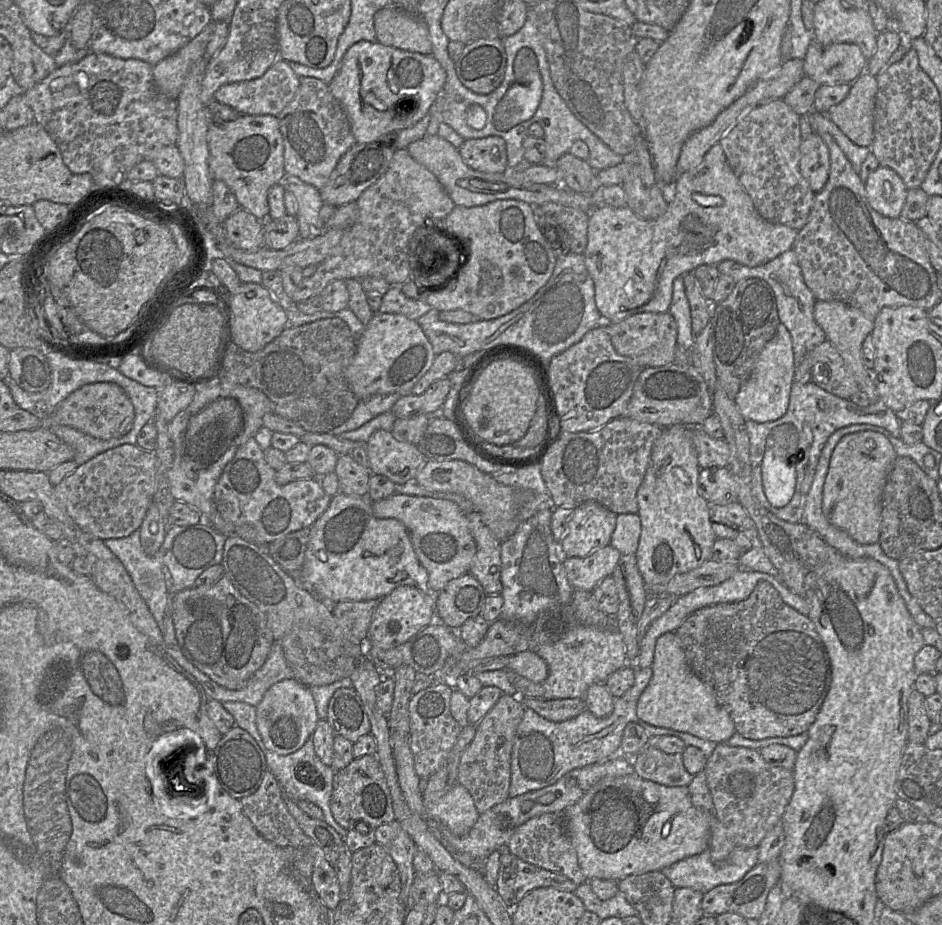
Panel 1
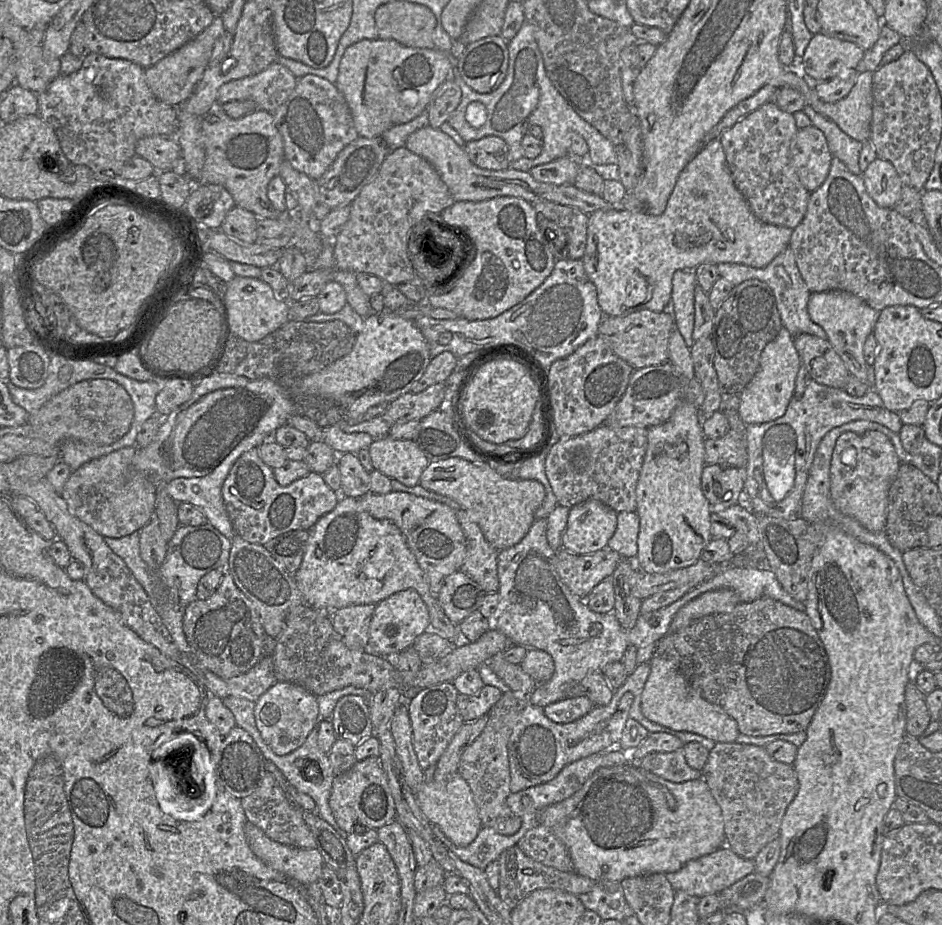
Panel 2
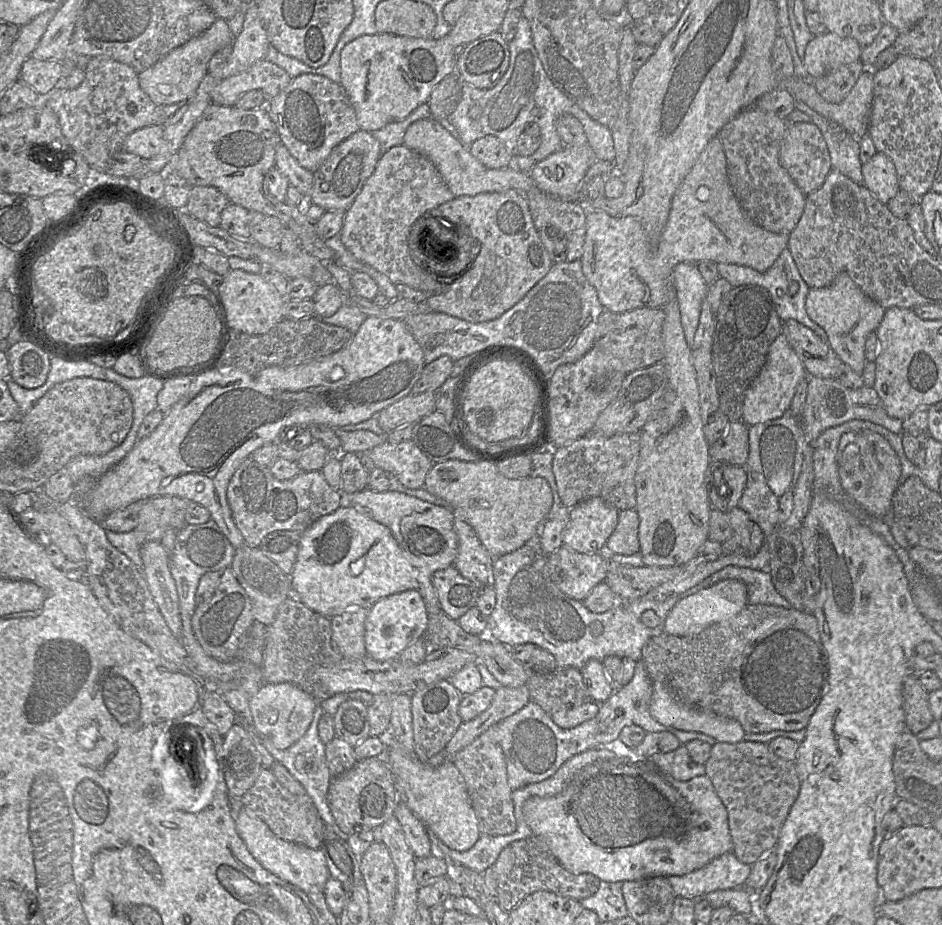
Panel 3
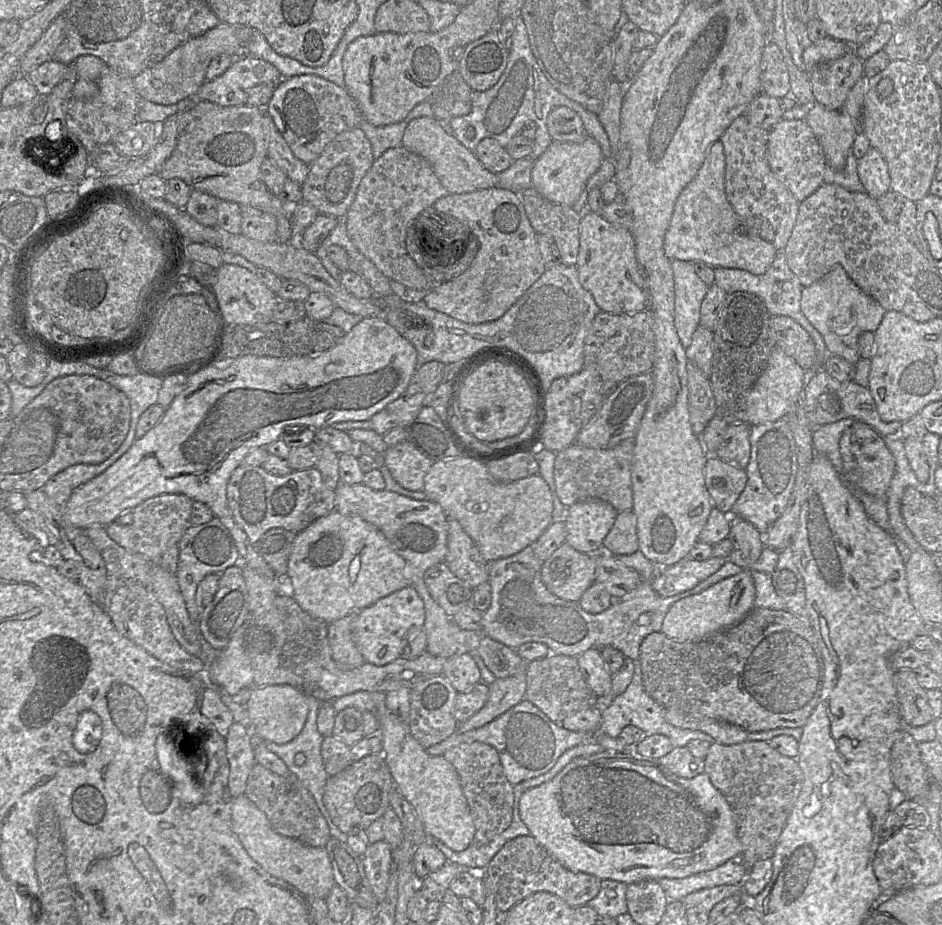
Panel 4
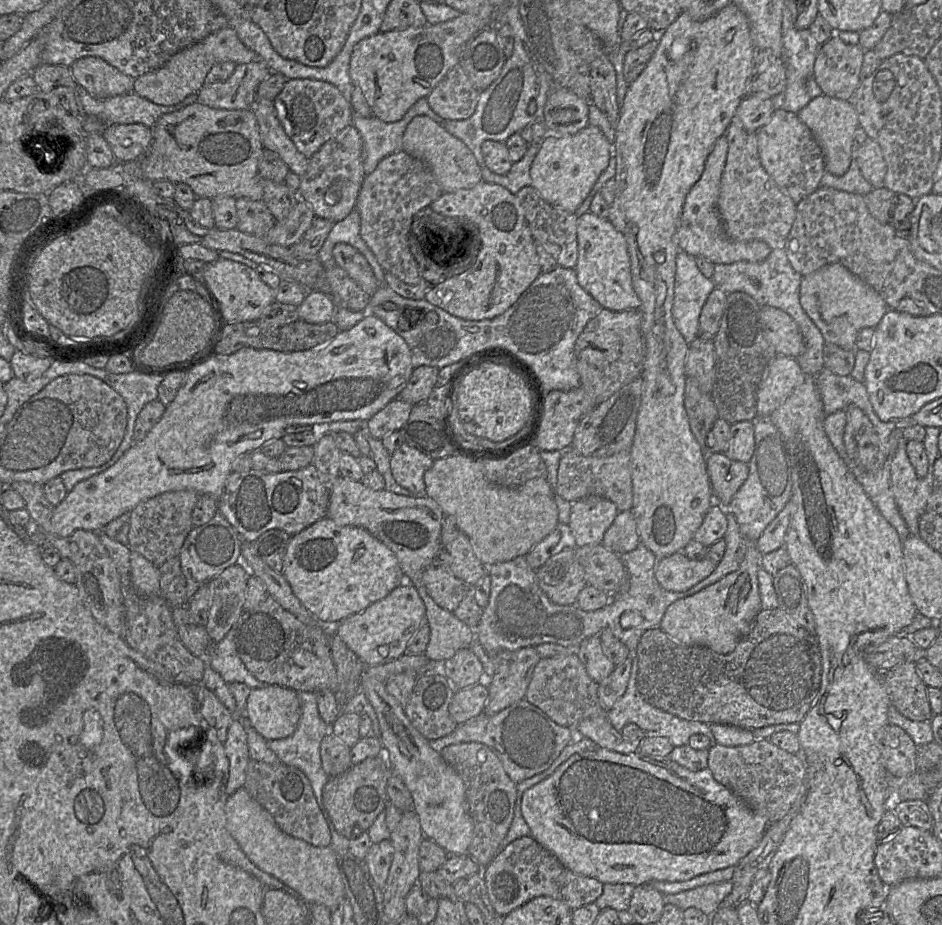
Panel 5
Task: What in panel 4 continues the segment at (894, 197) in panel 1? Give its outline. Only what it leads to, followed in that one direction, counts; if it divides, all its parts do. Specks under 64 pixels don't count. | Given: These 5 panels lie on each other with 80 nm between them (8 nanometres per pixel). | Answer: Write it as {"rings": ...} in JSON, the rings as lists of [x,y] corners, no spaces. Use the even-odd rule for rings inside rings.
{"rings":[[[870,147],[866,154],[857,160],[857,170],[865,192],[874,199],[891,190],[888,164],[877,149]]]}

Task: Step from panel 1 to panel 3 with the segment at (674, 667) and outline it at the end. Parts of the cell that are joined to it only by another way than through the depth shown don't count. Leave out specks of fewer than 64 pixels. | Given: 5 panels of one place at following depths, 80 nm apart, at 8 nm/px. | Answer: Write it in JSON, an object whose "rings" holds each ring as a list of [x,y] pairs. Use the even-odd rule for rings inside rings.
{"rings":[[[652,682],[649,710],[651,716],[665,726],[701,732],[713,737],[716,742],[737,743],[744,740],[746,734],[735,719],[679,702],[669,687],[661,682]]]}

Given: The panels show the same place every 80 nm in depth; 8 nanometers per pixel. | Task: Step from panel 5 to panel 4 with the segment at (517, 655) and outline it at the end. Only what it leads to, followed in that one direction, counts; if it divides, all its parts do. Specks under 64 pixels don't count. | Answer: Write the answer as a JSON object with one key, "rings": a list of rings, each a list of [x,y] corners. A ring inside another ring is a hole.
{"rings":[[[526,671],[506,678],[496,678],[496,680],[489,684],[488,687],[489,695],[484,707],[466,721],[458,723],[457,732],[466,732],[472,729],[480,728],[493,721],[513,706],[519,704],[525,698]]]}

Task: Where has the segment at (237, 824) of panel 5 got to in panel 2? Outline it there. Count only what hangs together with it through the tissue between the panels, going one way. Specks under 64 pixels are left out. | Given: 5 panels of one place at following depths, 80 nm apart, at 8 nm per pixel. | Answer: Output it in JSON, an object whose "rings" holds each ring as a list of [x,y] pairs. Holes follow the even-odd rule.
{"rings":[[[247,820],[244,834],[252,852],[271,868],[306,887],[319,879],[325,864],[318,849],[302,849],[275,842]]]}

